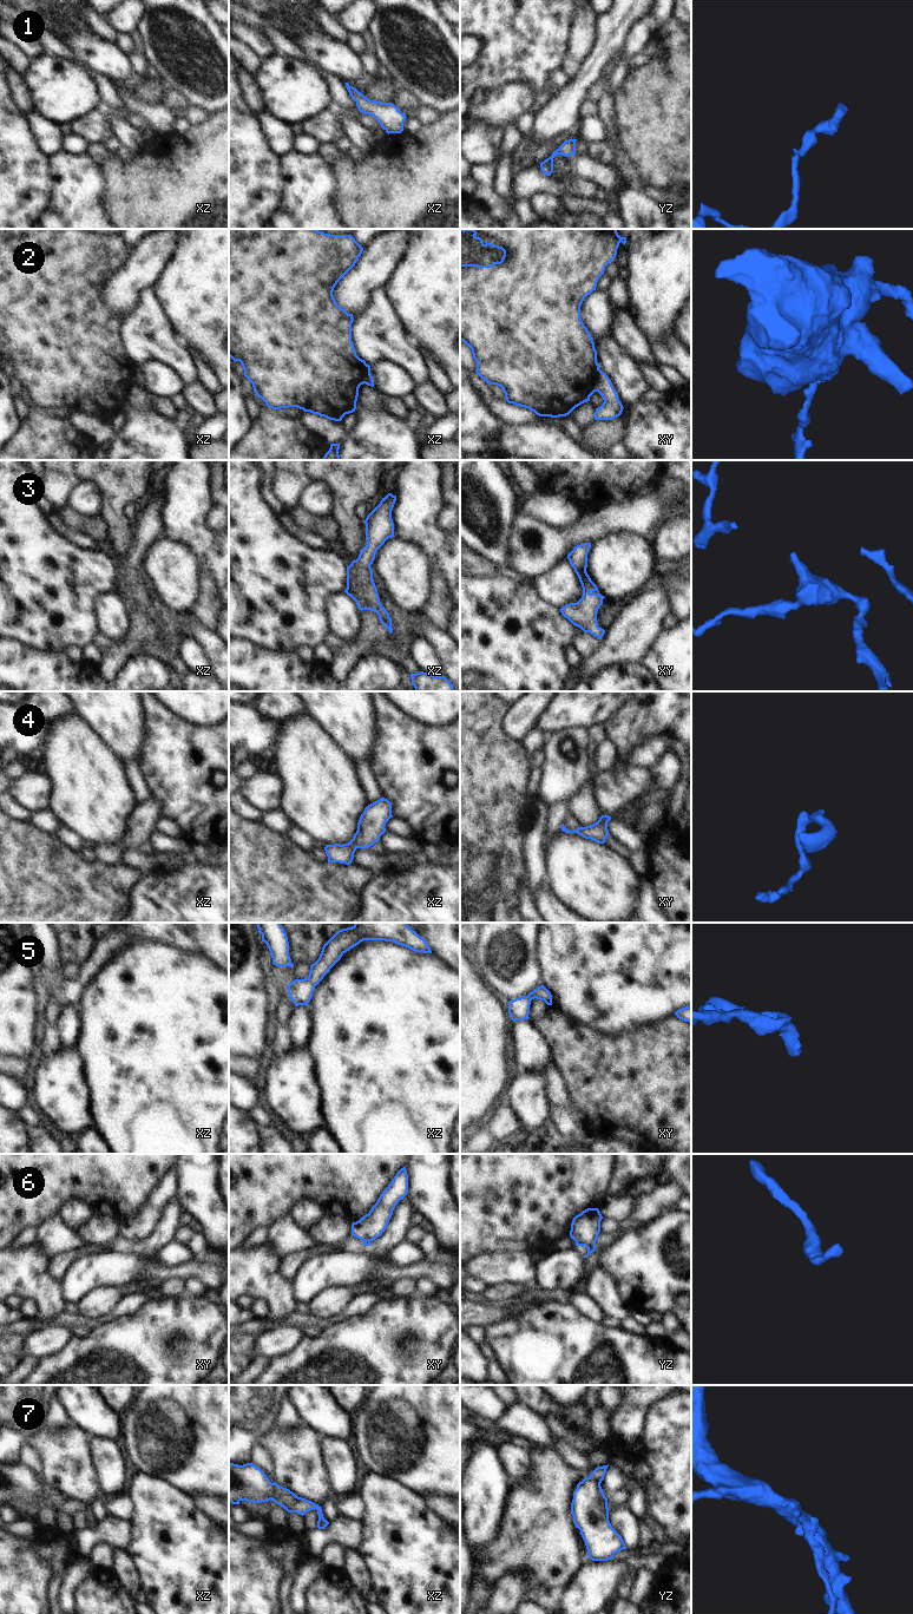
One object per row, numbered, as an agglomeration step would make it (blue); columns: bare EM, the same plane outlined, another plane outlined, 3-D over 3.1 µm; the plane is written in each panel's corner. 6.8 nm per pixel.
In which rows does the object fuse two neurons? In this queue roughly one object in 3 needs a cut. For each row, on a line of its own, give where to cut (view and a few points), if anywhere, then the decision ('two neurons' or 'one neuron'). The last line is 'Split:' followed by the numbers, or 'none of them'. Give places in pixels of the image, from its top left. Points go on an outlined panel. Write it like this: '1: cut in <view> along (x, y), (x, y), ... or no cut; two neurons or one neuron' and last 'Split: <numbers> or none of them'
1: no cut; one neuron
2: cut in xy along (600, 371), (597, 374), (593, 391); two neurons
3: no cut; one neuron
4: no cut; one neuron
5: no cut; one neuron
6: cut in yz along (576, 1241), (582, 1241), (595, 1250); two neurons
7: no cut; one neuron
Split: 2, 6

